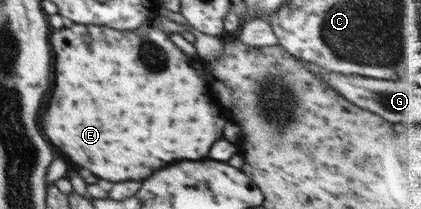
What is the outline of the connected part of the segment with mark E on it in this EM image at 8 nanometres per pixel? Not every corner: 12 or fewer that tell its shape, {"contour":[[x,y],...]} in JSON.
{"contour":[[159,19],[50,36],[48,140],[110,180],[202,160],[224,112]]}

